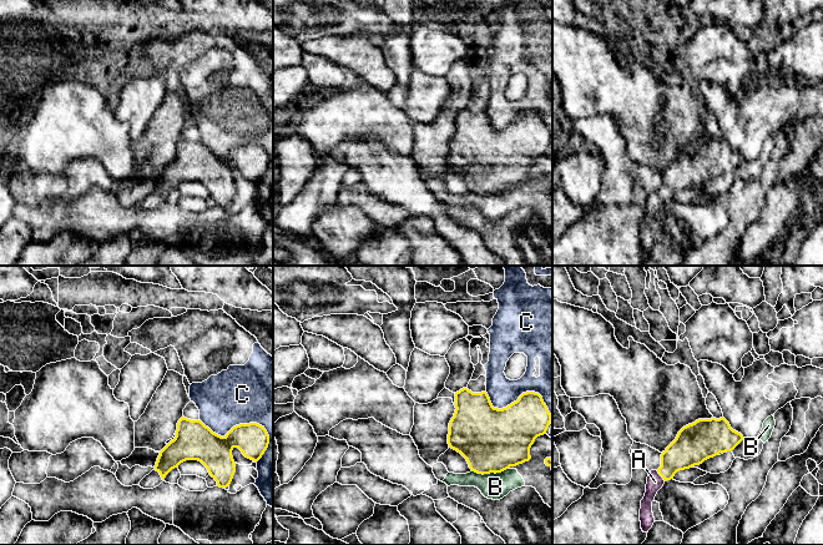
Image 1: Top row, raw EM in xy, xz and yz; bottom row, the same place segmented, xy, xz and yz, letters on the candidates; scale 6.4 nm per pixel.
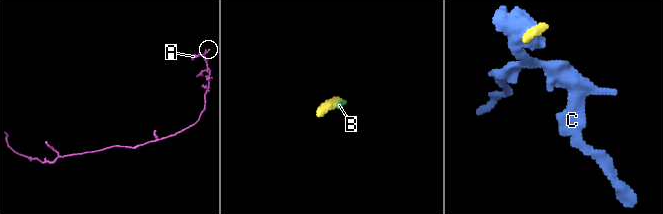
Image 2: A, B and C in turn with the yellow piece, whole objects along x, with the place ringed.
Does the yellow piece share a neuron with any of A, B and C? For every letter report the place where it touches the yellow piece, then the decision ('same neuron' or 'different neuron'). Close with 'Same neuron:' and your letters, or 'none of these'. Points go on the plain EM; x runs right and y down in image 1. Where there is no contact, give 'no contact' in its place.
A: meets yellow in yz at (660, 195); same neuron
B: meets yellow in xz at (489, 193); different neuron
C: meets yellow in xy at (241, 145); different neuron
Same neuron: A

